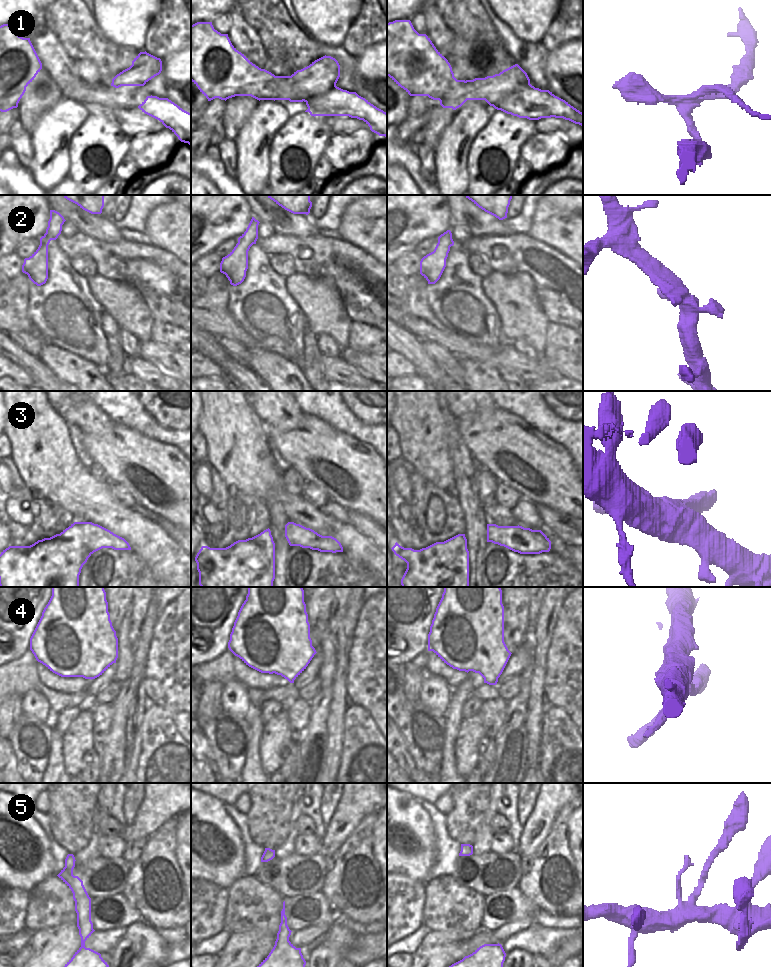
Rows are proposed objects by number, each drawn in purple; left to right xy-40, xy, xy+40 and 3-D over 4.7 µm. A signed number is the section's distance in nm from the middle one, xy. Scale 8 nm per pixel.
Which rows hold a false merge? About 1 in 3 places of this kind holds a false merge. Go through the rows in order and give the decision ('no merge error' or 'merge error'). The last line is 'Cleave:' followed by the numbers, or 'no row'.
1: merge error
2: no merge error
3: no merge error
4: no merge error
5: no merge error
Cleave: 1

